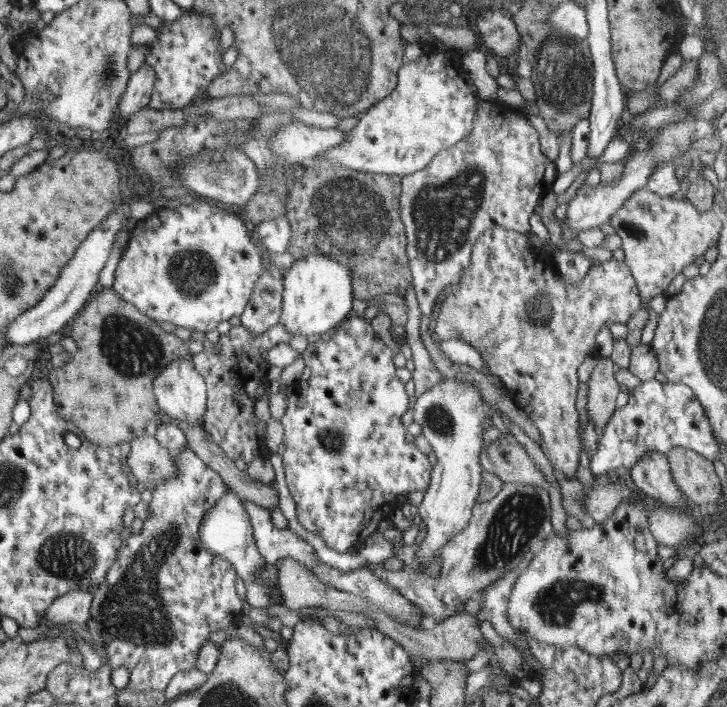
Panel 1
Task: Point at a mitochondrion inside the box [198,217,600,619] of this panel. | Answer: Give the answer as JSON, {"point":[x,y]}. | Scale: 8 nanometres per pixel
{"point":[517,520]}

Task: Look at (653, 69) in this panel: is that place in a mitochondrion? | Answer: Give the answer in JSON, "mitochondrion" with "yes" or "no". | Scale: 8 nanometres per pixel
{"mitochondrion":"no"}

